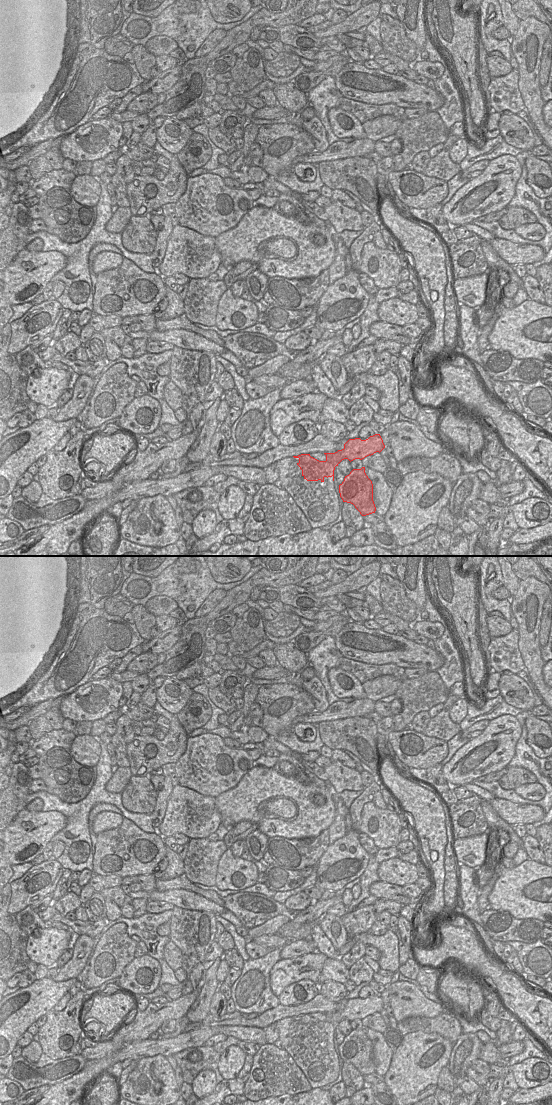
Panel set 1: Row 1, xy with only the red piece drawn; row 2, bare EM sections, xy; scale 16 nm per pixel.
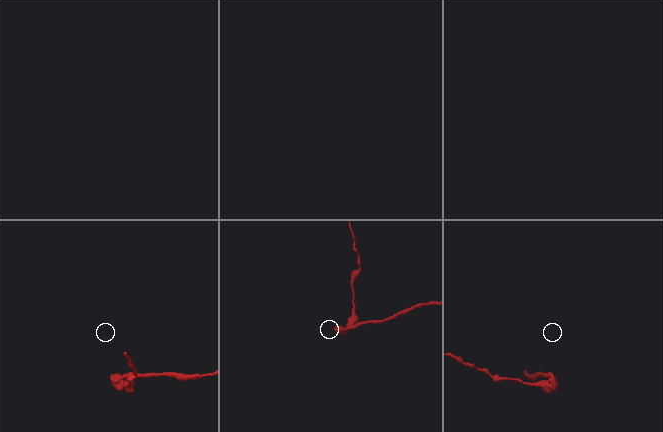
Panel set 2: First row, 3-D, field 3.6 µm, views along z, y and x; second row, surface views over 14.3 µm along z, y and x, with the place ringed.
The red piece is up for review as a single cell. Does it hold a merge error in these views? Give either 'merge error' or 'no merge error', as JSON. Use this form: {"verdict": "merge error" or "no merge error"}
{"verdict": "merge error"}

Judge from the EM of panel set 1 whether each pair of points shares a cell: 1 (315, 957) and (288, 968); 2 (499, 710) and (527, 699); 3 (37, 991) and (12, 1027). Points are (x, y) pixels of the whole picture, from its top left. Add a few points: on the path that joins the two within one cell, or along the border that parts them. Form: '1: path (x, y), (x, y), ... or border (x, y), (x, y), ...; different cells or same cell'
1: path (308, 963), (295, 968); same cell
2: border (500, 694), (507, 703), (523, 710); different cells
3: path (31, 1000), (13, 1018); same cell

